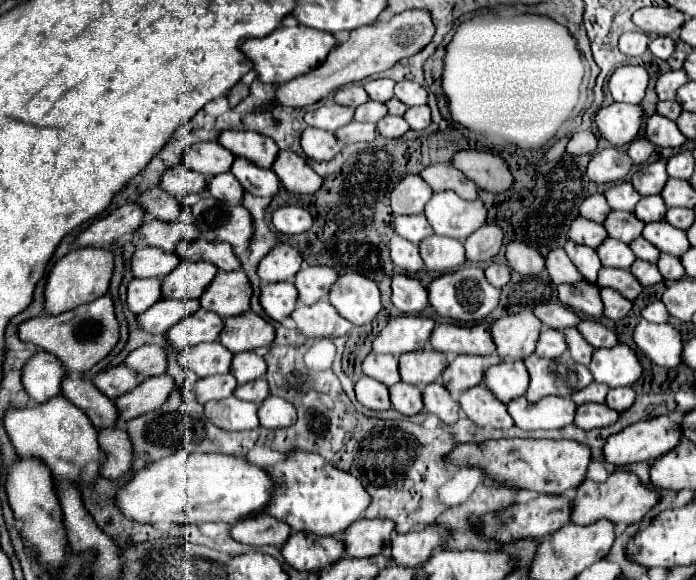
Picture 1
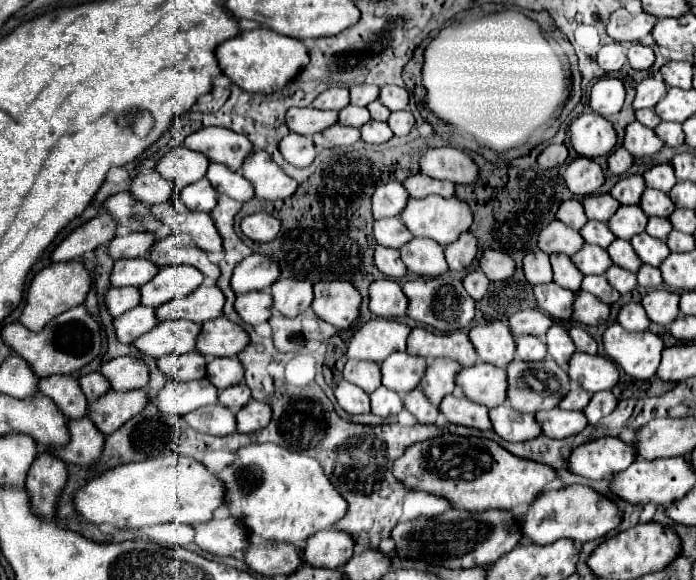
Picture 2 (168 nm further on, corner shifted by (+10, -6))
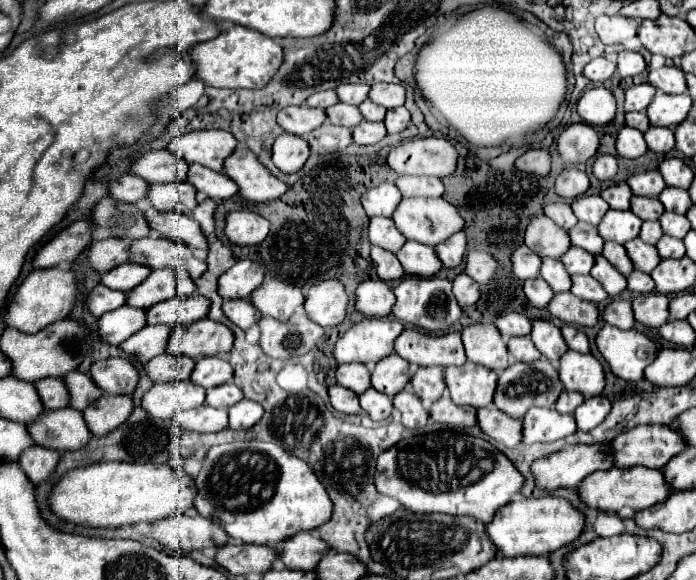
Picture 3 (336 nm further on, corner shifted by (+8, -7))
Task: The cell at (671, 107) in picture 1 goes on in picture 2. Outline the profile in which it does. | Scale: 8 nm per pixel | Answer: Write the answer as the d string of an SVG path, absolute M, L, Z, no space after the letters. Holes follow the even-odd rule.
M640 109L640 111L636 111L636 121L640 121L648 129L654 129L660 123L660 119L654 115L652 109Z

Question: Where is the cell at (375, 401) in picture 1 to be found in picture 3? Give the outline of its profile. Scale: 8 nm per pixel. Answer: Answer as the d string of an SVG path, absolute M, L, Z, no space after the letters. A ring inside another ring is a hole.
M340 384L336 386L330 386L328 388L328 394L330 394L330 404L344 412L344 414L358 414L360 412L360 404L358 404L358 394L352 392L350 388L344 388Z

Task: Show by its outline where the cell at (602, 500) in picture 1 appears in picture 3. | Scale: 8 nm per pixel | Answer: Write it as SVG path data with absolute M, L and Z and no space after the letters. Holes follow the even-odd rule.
M542 496L542 498L524 498L506 504L496 512L494 520L486 526L490 540L498 546L502 556L548 556L550 552L572 544L584 532L586 516L570 500L560 496Z

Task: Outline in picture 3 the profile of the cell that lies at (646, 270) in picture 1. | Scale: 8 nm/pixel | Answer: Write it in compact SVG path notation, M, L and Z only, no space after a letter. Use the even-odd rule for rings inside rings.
M596 256L596 264L590 272L610 296L618 296L626 290L626 278L620 276L620 272L616 272L616 268L612 268L612 264L608 264L608 260L604 260L604 256Z

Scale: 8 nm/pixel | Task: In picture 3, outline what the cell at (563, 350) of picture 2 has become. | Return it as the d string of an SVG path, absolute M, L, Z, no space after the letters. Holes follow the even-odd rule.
M534 320L532 342L552 362L558 362L560 356L568 350L568 344L564 344L560 328L552 322L546 322L546 320Z

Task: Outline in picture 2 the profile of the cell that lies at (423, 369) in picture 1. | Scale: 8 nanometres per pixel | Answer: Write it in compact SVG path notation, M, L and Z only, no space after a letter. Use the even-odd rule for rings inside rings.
M398 351L382 363L382 385L404 395L406 391L418 387L424 371L426 371L426 361L422 357Z

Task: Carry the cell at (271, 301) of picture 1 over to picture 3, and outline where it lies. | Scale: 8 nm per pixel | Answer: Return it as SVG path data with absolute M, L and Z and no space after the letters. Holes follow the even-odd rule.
M226 300L222 310L242 330L248 330L252 324L256 324L260 320L260 312L256 312L256 308L252 308L250 300Z

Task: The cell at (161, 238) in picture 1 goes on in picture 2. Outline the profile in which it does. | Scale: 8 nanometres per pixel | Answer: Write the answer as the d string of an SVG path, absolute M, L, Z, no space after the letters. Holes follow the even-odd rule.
M130 233L126 237L114 237L108 243L108 255L112 259L134 259L134 257L146 257L146 251L150 243L154 243L154 235L146 233Z

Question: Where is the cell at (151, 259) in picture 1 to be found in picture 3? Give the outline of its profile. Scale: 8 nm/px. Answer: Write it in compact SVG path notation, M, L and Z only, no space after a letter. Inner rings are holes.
M126 262L126 264L120 264L116 268L112 268L110 272L106 272L102 276L102 284L112 288L112 290L122 290L122 292L130 292L134 290L138 284L142 284L148 274L152 270L150 268L144 268L142 264L132 264L132 262Z

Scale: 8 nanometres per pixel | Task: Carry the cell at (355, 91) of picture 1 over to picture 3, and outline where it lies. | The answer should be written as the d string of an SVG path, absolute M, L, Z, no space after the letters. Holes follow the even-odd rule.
M324 90L324 92L316 92L312 94L306 104L312 106L312 108L330 108L332 104L340 102L340 98L336 96L336 90Z

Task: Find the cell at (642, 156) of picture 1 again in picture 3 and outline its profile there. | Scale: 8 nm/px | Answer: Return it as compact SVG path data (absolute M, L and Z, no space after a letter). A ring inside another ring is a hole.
M598 156L594 162L594 176L598 180L612 180L618 172L618 158L616 156Z

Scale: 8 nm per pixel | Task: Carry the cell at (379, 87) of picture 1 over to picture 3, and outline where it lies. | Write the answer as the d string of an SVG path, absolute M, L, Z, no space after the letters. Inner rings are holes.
M342 84L340 88L336 88L336 92L340 96L340 102L358 106L368 98L370 86L368 84Z

